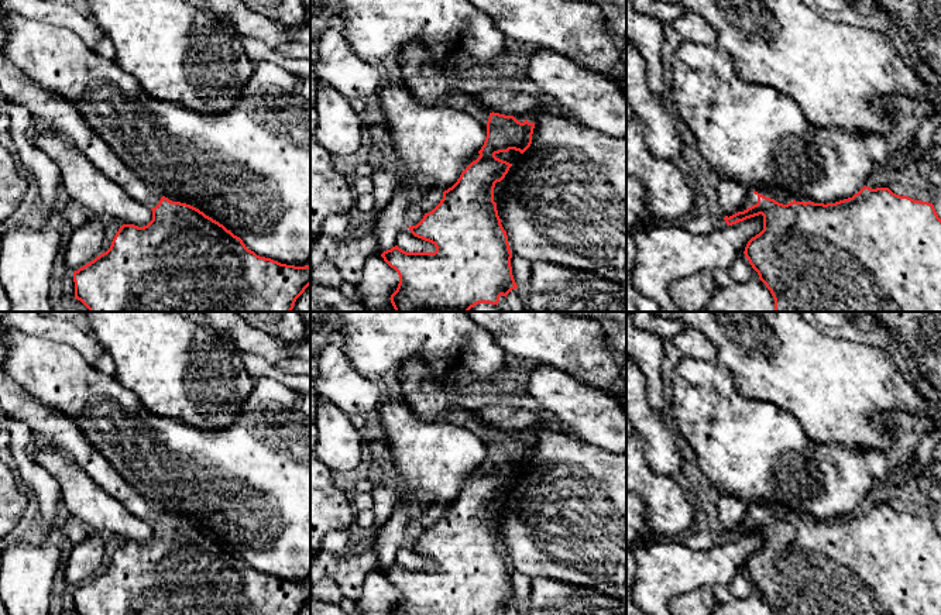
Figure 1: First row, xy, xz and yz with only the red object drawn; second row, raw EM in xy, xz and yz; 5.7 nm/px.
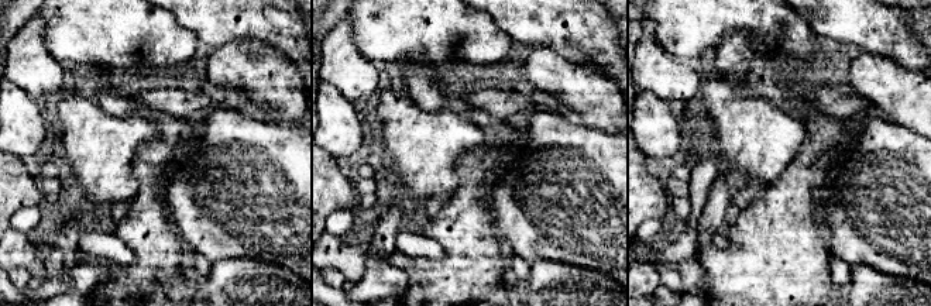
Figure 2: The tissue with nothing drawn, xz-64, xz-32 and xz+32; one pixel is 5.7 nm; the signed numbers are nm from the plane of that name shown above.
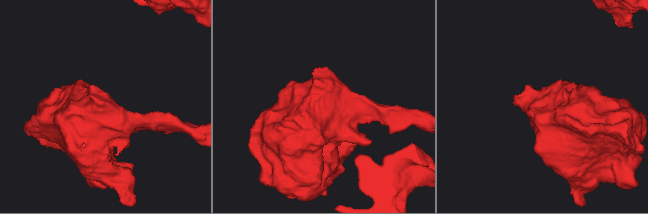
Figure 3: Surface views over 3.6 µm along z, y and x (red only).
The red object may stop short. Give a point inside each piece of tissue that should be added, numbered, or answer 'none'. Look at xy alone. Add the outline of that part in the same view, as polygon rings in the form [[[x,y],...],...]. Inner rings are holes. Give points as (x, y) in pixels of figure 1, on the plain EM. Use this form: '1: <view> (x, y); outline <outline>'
1: xy (52, 429); outline [[[0,326],[0,408],[17,422],[25,423],[40,444],[68,454],[102,489],[114,497],[133,515],[152,525],[161,511],[147,502],[116,468],[103,458],[66,416],[52,412],[32,398],[21,385],[3,371],[7,347]]]

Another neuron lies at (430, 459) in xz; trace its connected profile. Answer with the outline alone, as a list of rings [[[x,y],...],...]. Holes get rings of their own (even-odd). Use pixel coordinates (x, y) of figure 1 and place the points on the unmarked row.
[[[398,391],[388,392],[374,416],[374,432],[388,437],[391,474],[399,482],[401,497],[415,513],[429,505],[442,508],[451,504],[466,480],[481,465],[487,442],[471,430],[444,419],[425,420]]]

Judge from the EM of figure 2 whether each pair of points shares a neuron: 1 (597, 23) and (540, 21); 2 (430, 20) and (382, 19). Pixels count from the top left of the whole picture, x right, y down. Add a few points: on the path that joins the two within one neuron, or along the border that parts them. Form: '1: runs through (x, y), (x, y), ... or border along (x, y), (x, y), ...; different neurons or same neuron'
1: runs through (583, 23), (555, 19); same neuron
2: runs through (419, 17), (394, 19); same neuron

